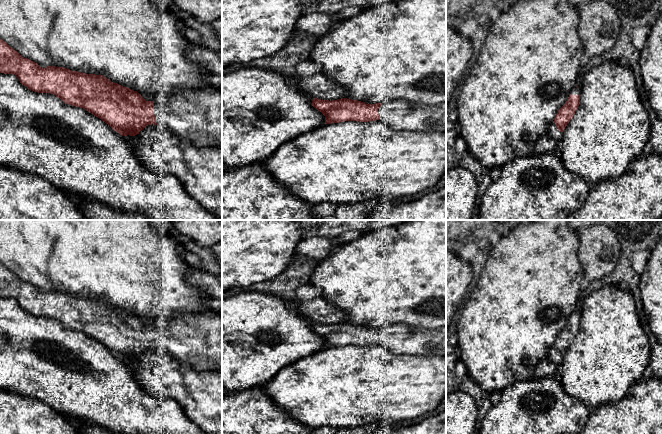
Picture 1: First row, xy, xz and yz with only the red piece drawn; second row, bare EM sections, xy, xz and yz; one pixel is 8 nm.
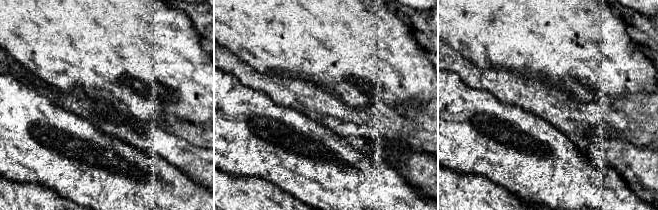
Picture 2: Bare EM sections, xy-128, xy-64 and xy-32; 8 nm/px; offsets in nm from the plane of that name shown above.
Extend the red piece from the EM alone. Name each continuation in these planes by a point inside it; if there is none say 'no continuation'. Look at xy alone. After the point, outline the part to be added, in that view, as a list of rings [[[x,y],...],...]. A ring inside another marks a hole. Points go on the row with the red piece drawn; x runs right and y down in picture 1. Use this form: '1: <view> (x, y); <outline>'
1: xy (193, 115); [[[185,90],[175,94],[159,94],[153,100],[155,122],[168,128],[179,139],[202,147],[222,147],[222,92]]]

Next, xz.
1: xz (402, 115); [[[392,100],[381,103],[379,120],[400,131],[437,131],[446,133],[446,102],[440,104],[412,103]]]

